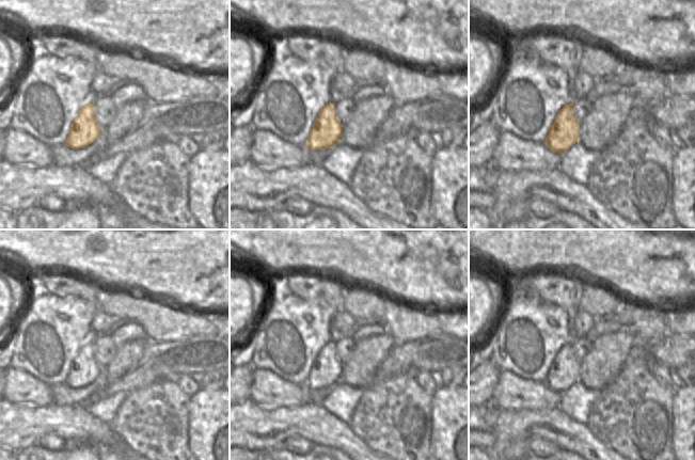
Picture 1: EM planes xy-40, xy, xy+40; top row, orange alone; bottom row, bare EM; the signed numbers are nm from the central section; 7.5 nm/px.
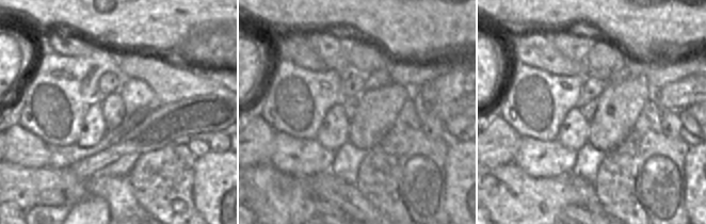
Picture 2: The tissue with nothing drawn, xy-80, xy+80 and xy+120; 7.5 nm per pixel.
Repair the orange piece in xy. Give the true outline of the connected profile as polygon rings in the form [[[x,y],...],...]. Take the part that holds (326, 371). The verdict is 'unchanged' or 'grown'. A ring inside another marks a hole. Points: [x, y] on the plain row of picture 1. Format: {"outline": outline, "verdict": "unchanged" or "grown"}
{"outline": [[[329,342],[319,350],[306,380],[306,390],[325,390],[341,381],[343,364],[334,350],[334,343]]], "verdict": "unchanged"}

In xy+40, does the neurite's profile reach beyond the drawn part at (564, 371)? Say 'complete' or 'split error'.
complete

